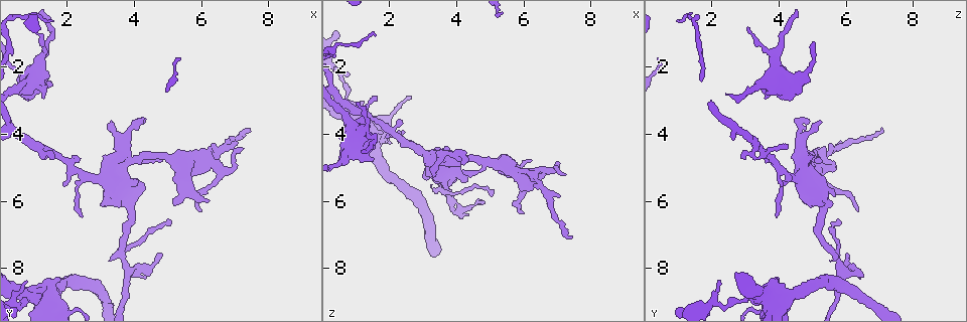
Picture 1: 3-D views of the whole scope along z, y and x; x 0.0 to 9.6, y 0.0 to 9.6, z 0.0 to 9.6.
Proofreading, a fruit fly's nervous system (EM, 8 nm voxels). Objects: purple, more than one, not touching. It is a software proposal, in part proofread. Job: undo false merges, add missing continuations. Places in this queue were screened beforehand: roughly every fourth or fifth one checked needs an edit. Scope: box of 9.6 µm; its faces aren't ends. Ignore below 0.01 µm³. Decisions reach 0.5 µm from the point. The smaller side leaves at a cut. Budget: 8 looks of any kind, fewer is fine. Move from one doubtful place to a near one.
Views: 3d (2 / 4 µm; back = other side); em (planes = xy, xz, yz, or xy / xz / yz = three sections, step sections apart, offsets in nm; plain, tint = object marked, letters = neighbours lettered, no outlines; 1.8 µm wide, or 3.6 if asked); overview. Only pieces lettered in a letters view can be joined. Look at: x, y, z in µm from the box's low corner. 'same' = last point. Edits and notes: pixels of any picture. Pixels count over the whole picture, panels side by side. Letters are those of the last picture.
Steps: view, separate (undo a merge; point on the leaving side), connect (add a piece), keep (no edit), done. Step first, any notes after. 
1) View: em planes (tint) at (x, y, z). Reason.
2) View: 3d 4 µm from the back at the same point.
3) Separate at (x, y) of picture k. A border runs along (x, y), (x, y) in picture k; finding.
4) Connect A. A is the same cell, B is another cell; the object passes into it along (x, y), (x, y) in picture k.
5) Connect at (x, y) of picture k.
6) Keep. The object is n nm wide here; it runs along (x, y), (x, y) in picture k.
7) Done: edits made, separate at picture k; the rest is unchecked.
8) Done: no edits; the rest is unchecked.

View: em planes (tint) at (0.70, 9.00, 2.95). Two arms in line, one across.

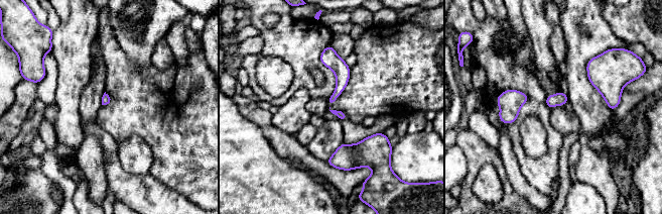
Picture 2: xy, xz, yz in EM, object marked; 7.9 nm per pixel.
View: em planes (letters) at the same point.

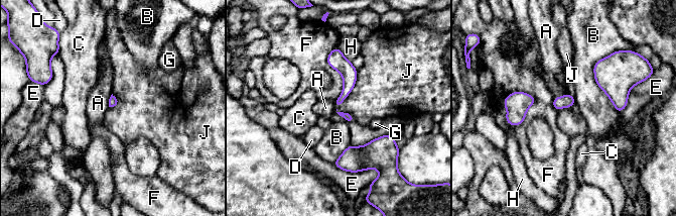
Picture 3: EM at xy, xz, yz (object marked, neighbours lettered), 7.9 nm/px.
Separate at (558, 103) of picture 3. A, B, C, D, E, F, G, H and J are other cells; a second cell is stuck on.

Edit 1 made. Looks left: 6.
View: em planes (letters) at (4.40, 8.30, 6.35). Thin end.

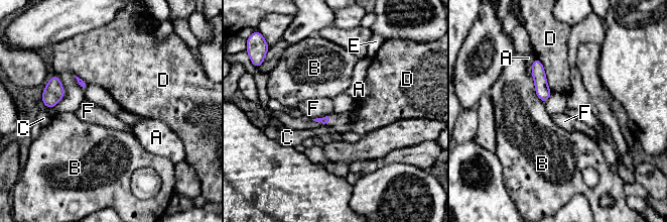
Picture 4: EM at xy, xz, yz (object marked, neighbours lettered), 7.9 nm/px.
Keep. The longest contact is with D, 320 nm; A, B, C, D, E and F are other cells; it runs along (536, 62), (544, 99) in picture 4; none of them fits.

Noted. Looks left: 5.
View: 3d 4 µm at (1.50, 2.45, 4.80). Branch stops here.

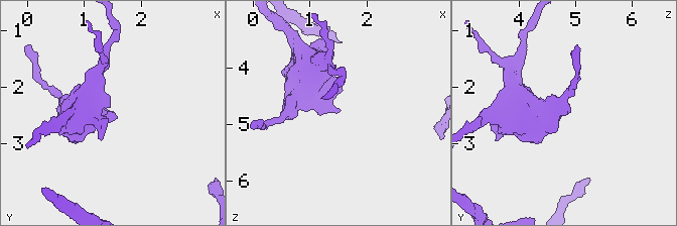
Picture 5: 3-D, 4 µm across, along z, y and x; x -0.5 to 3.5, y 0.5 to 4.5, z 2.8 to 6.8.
View: em planes (letters) at (1.50, 2.45, 4.75). Need the tissue.

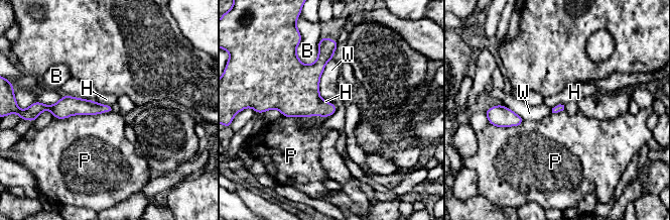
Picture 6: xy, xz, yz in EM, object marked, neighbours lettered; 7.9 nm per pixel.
Keep. B, H, P and W are other cells; it runs along (45, 107), (107, 108) in picture 6; no lettered piece goes on from it.

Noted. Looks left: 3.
Done: edits made, separate at picture 3; the rest is unchecked.

